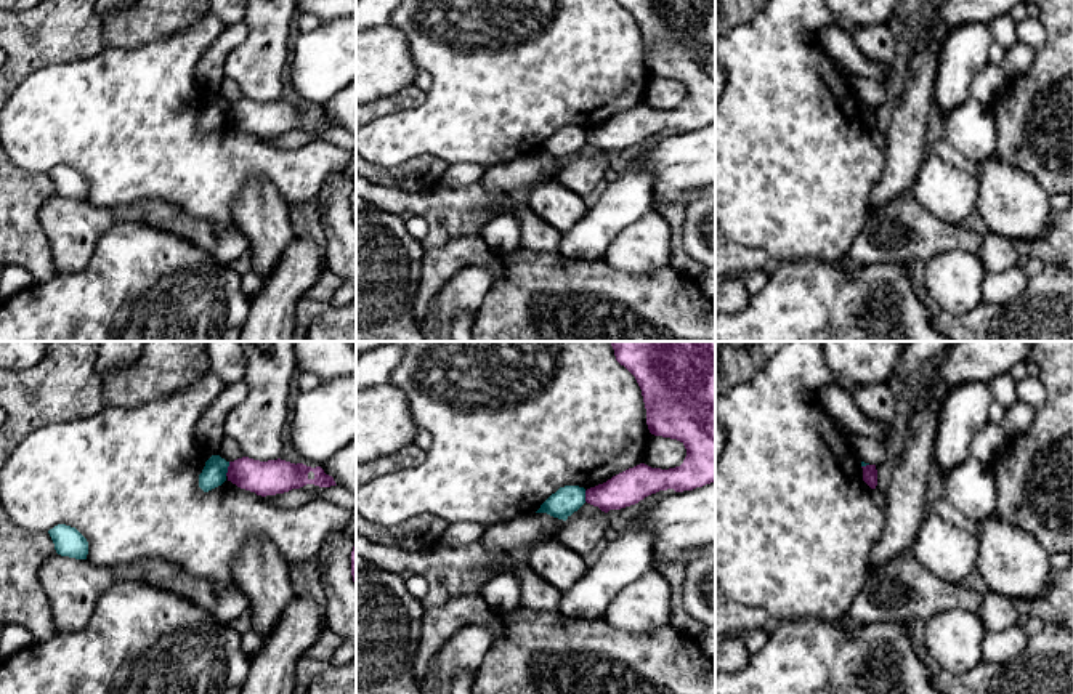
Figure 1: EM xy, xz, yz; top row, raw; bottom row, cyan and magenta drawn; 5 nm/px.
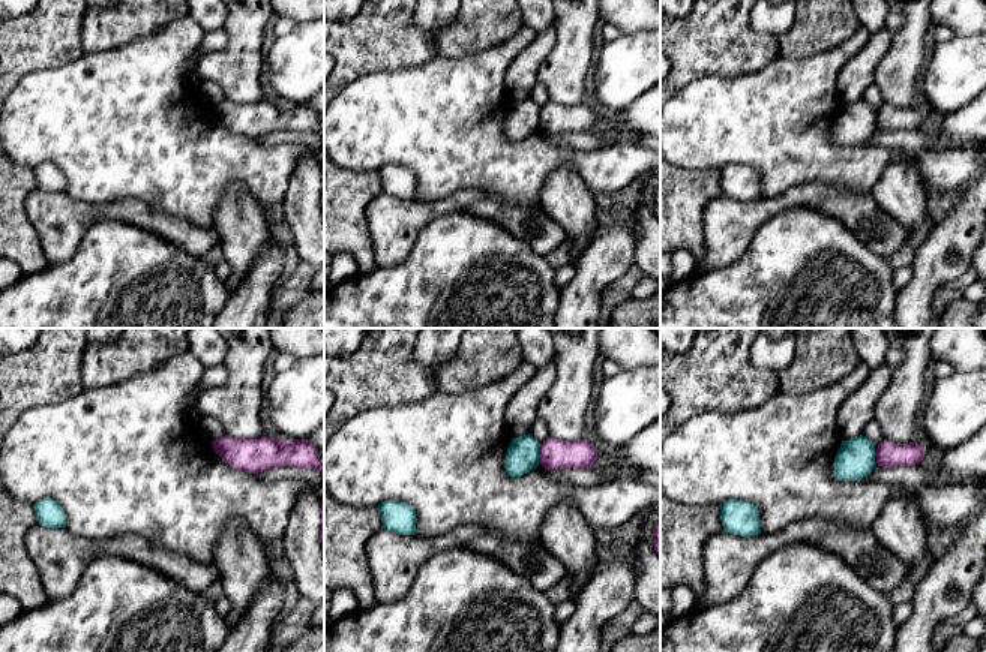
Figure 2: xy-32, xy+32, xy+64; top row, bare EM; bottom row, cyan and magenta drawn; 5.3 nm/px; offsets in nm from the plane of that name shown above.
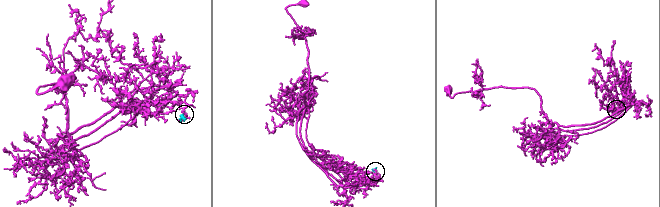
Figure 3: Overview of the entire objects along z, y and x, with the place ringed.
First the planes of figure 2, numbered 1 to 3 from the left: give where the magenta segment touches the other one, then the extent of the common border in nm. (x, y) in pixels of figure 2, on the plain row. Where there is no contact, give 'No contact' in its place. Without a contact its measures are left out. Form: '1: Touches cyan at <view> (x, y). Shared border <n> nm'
1: No contact
2: Touches cyan at xy+32 (538, 119). Shared border 110 nm
3: No contact

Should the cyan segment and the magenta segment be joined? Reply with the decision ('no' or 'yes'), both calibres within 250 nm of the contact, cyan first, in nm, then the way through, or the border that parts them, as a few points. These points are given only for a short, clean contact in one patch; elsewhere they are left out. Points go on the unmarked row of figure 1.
no; calibres 120 and 180 nm

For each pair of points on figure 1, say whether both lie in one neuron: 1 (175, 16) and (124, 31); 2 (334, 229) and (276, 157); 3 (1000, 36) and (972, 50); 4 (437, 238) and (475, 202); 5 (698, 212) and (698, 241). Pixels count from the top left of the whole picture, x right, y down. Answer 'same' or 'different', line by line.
1: same
2: different
3: different
4: same
5: same

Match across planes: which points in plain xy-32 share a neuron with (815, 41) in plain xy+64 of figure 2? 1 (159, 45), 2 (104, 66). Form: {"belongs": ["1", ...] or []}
{"belongs": []}

